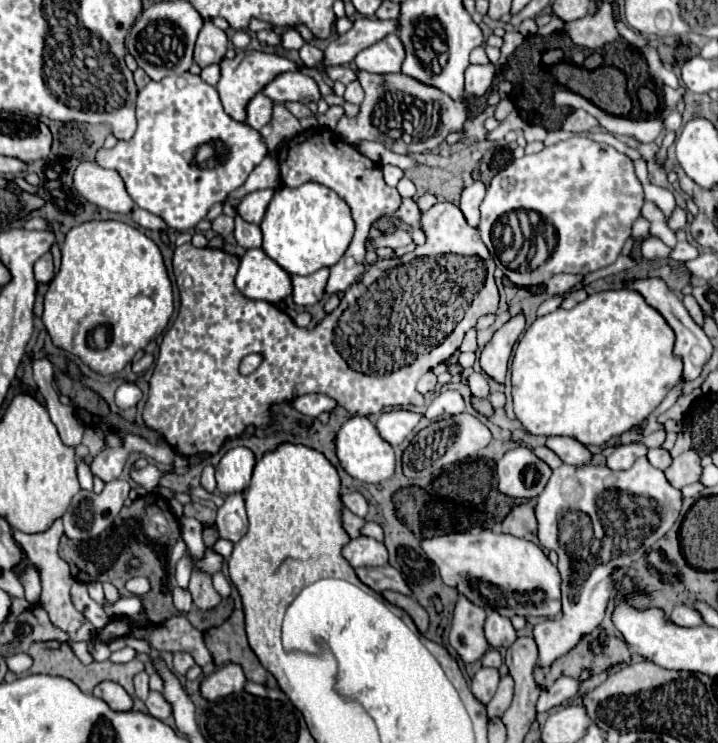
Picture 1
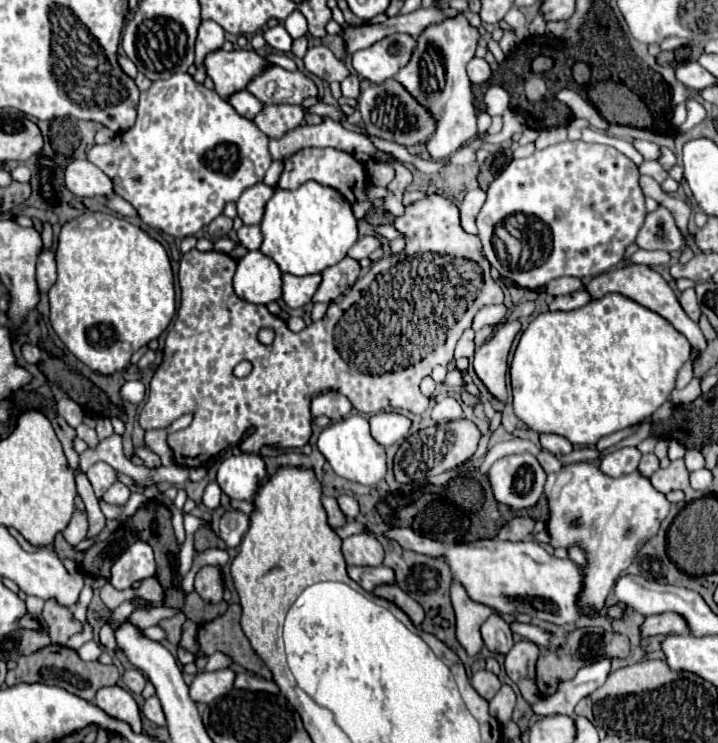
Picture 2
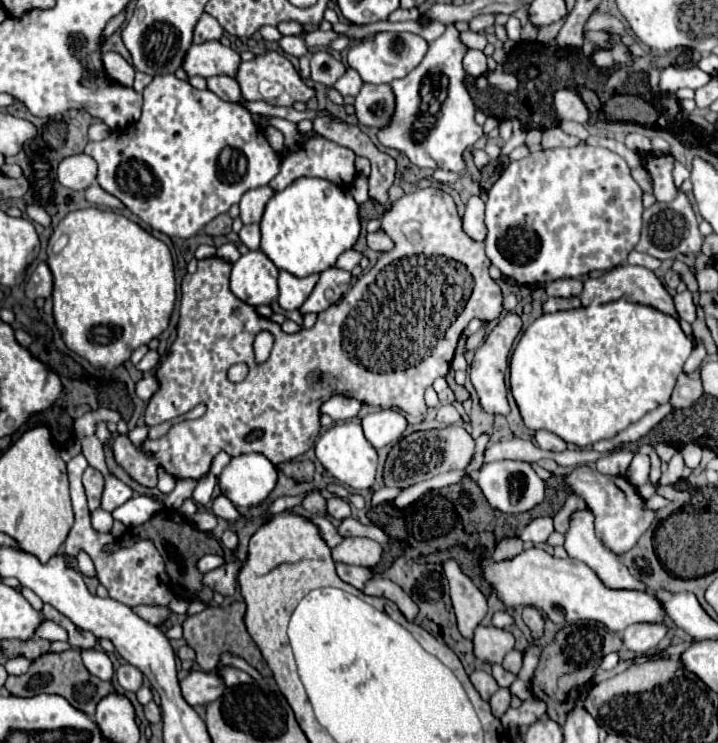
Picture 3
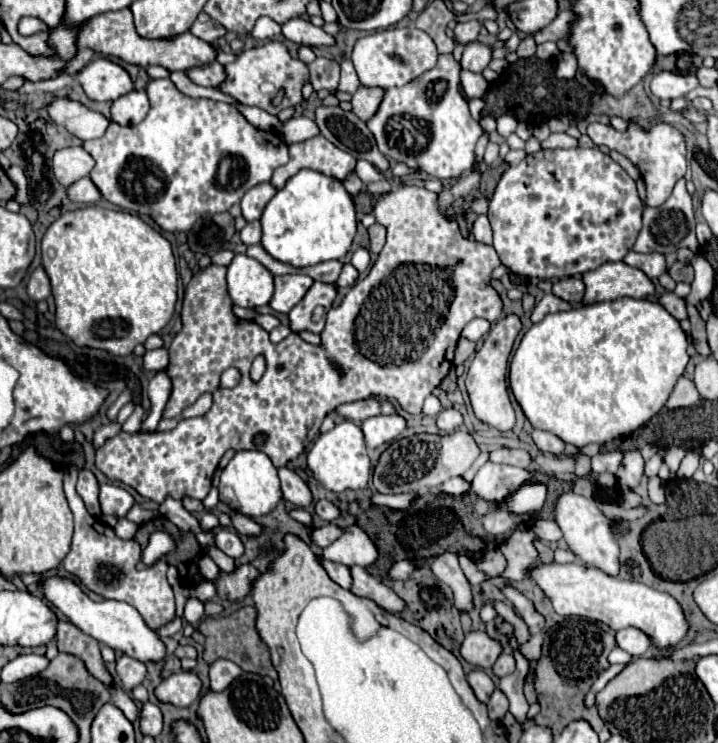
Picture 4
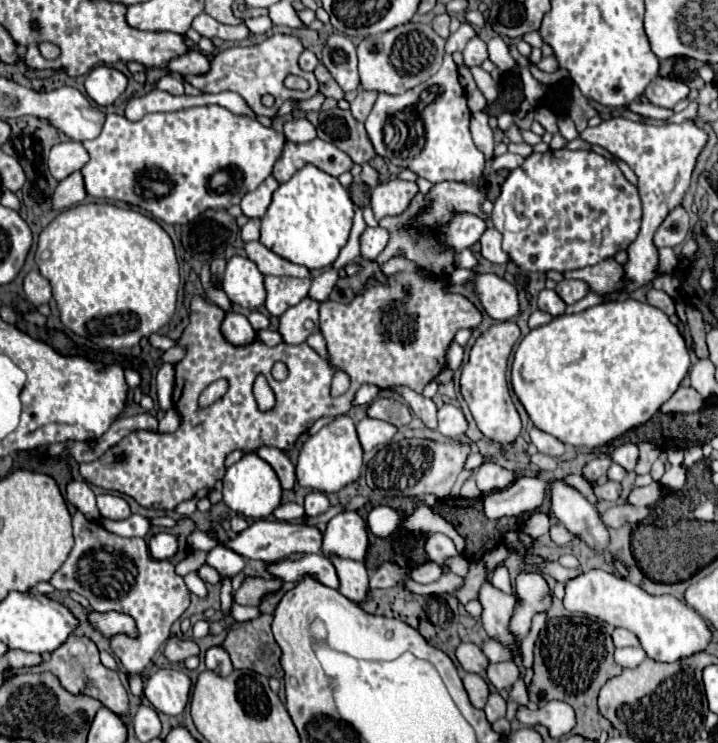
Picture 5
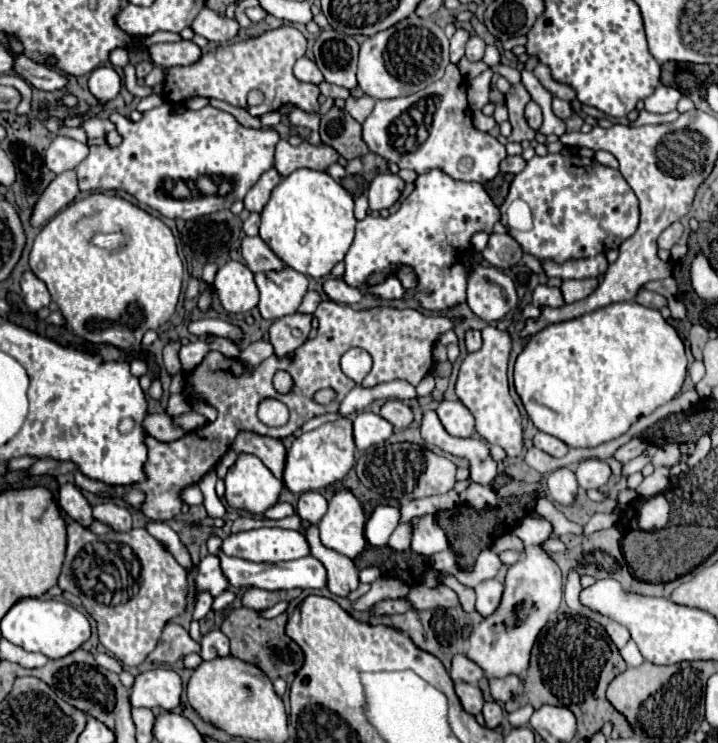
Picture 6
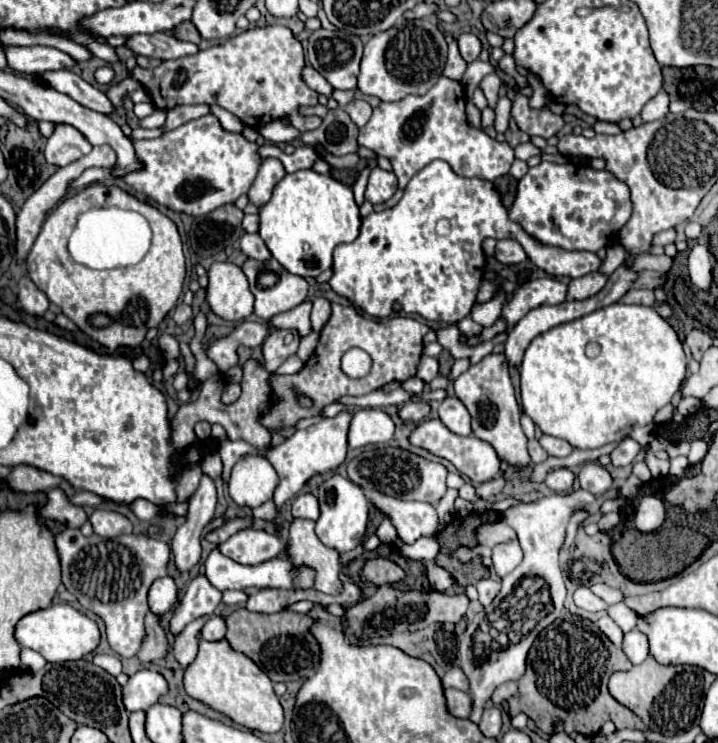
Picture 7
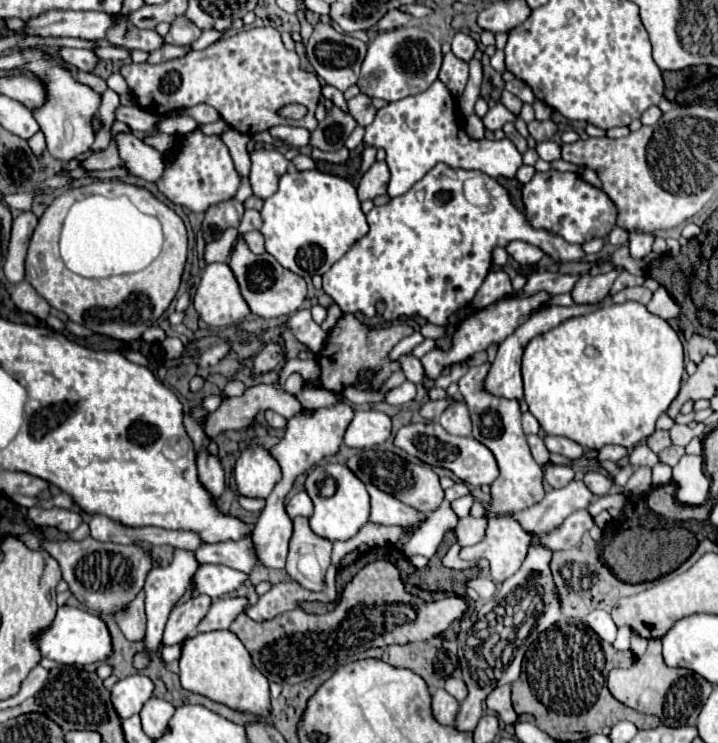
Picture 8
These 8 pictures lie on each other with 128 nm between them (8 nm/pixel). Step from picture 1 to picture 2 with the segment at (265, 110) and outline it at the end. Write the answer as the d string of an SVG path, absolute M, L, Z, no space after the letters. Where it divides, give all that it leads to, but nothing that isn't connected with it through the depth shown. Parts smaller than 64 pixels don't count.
M248 90L232 94L228 102L232 104L232 108L236 108L236 112L238 112L240 116L244 116L244 118L248 118L248 120L251 121L253 121L256 114L264 108L264 104L262 104L256 96L252 96Z

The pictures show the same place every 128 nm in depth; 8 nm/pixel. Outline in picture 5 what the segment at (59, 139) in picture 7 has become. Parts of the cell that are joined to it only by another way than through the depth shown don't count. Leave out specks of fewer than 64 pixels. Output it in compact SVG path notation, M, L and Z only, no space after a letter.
M74 140L60 142L60 144L56 144L52 148L50 158L48 158L50 174L56 180L64 180L72 172L80 170L88 160L90 160L88 158L88 152L84 150L84 146L80 142L74 142Z

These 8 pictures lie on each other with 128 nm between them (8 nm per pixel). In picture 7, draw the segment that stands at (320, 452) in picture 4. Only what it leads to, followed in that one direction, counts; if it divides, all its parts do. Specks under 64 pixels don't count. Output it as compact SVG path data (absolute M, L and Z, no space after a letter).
M348 412L338 414L336 418L324 418L322 422L306 428L306 430L298 430L294 432L288 440L284 440L278 446L272 446L268 452L258 452L262 456L266 456L270 460L270 464L274 466L274 470L280 476L280 484L274 492L274 502L280 508L288 498L296 496L302 486L320 474L328 474L334 472L344 460L346 460L346 452L348 452L348 426L350 426L352 416Z

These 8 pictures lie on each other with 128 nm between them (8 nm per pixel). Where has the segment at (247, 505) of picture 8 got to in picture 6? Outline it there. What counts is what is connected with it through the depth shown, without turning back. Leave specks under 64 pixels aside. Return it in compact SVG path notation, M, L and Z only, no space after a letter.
M278 502L264 512L266 518L274 518L274 520L280 520L280 518L286 518L286 516L292 516L292 514L294 514L294 506L286 504L286 502Z

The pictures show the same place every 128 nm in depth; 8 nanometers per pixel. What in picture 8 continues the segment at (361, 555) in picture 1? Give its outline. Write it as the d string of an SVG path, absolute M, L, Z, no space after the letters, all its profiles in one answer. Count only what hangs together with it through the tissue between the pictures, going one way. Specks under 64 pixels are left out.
M324 464L316 466L306 478L306 492L314 502L314 514L310 518L310 528L314 534L336 542L350 540L370 516L370 496L366 486L342 464Z

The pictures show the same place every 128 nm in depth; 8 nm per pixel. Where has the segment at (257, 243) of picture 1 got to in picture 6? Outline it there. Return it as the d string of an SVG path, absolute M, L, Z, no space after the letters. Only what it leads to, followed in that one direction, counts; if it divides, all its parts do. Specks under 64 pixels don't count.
M250 214L250 218L244 220L242 230L246 232L246 236L258 236L258 226L260 226L260 214Z

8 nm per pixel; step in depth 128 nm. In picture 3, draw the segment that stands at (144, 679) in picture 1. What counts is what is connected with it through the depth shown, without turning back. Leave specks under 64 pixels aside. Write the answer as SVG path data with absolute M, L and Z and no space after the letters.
M122 664L122 666L118 668L118 672L116 672L116 680L118 680L118 684L122 686L122 690L126 690L126 692L136 692L136 690L142 686L144 676L142 676L142 672L140 672L138 668L134 668L134 666L130 666L130 664Z

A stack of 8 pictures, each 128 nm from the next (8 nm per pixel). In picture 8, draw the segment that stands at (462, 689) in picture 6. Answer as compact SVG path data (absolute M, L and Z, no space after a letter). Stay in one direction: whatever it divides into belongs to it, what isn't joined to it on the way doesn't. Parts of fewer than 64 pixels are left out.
M436 690L432 694L432 710L434 710L436 720L440 720L440 724L452 726L458 708L460 708L460 704L446 690Z

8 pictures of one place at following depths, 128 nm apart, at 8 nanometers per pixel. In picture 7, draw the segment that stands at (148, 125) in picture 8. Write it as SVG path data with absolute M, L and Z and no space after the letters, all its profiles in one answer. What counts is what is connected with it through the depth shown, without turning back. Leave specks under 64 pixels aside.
M46 70L40 74L40 78L54 90L70 96L72 100L76 100L78 104L102 112L102 114L110 114L112 112L112 102L106 98L106 94L102 94L98 88L90 86L88 82L84 82L78 74L70 72L70 70Z

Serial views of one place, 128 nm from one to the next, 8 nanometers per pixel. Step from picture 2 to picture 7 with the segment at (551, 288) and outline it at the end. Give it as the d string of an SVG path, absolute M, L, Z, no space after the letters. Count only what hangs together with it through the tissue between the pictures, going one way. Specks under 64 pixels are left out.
M592 272L592 274L586 274L582 278L574 278L570 284L568 284L568 298L570 300L584 300L584 298L590 298L594 296L596 292L600 292L606 284L606 276L602 276L600 272Z

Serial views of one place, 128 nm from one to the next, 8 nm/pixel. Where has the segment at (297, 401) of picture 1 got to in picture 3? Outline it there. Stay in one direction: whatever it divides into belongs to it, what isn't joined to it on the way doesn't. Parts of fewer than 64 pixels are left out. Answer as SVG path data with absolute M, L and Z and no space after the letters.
M332 396L328 398L322 406L320 406L320 412L322 414L328 414L334 422L340 422L340 420L352 420L356 418L360 410L360 402L354 400L354 398L348 398L348 396Z

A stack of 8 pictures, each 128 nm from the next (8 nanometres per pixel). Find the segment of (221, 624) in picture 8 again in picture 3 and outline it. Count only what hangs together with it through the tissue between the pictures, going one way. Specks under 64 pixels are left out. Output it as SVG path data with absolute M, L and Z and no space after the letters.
M224 668L224 670L220 670L220 676L224 676L226 686L238 686L238 684L250 684L250 682L254 682L252 676L248 676L242 670L236 670L236 668Z

